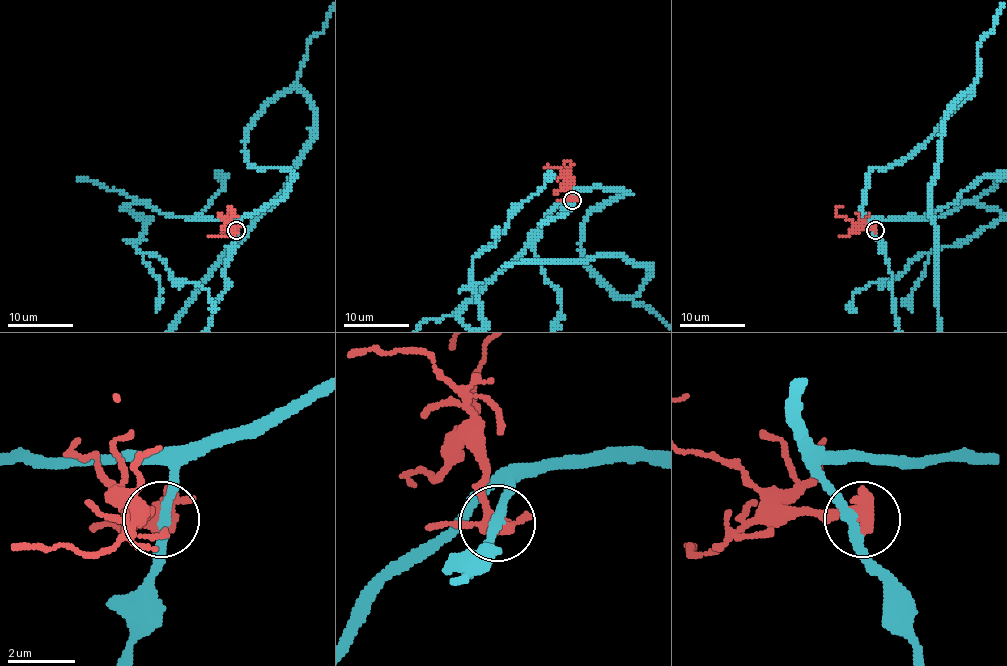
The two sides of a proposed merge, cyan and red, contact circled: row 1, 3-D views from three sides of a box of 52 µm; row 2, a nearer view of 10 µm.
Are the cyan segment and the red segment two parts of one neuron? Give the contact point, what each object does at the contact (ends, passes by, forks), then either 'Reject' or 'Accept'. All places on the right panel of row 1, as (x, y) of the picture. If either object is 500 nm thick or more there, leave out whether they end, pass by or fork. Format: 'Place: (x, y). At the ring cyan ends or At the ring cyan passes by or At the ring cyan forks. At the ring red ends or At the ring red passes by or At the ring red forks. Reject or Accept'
Place: (875, 230). At the ring cyan passes by. At the ring red passes by. Reject

